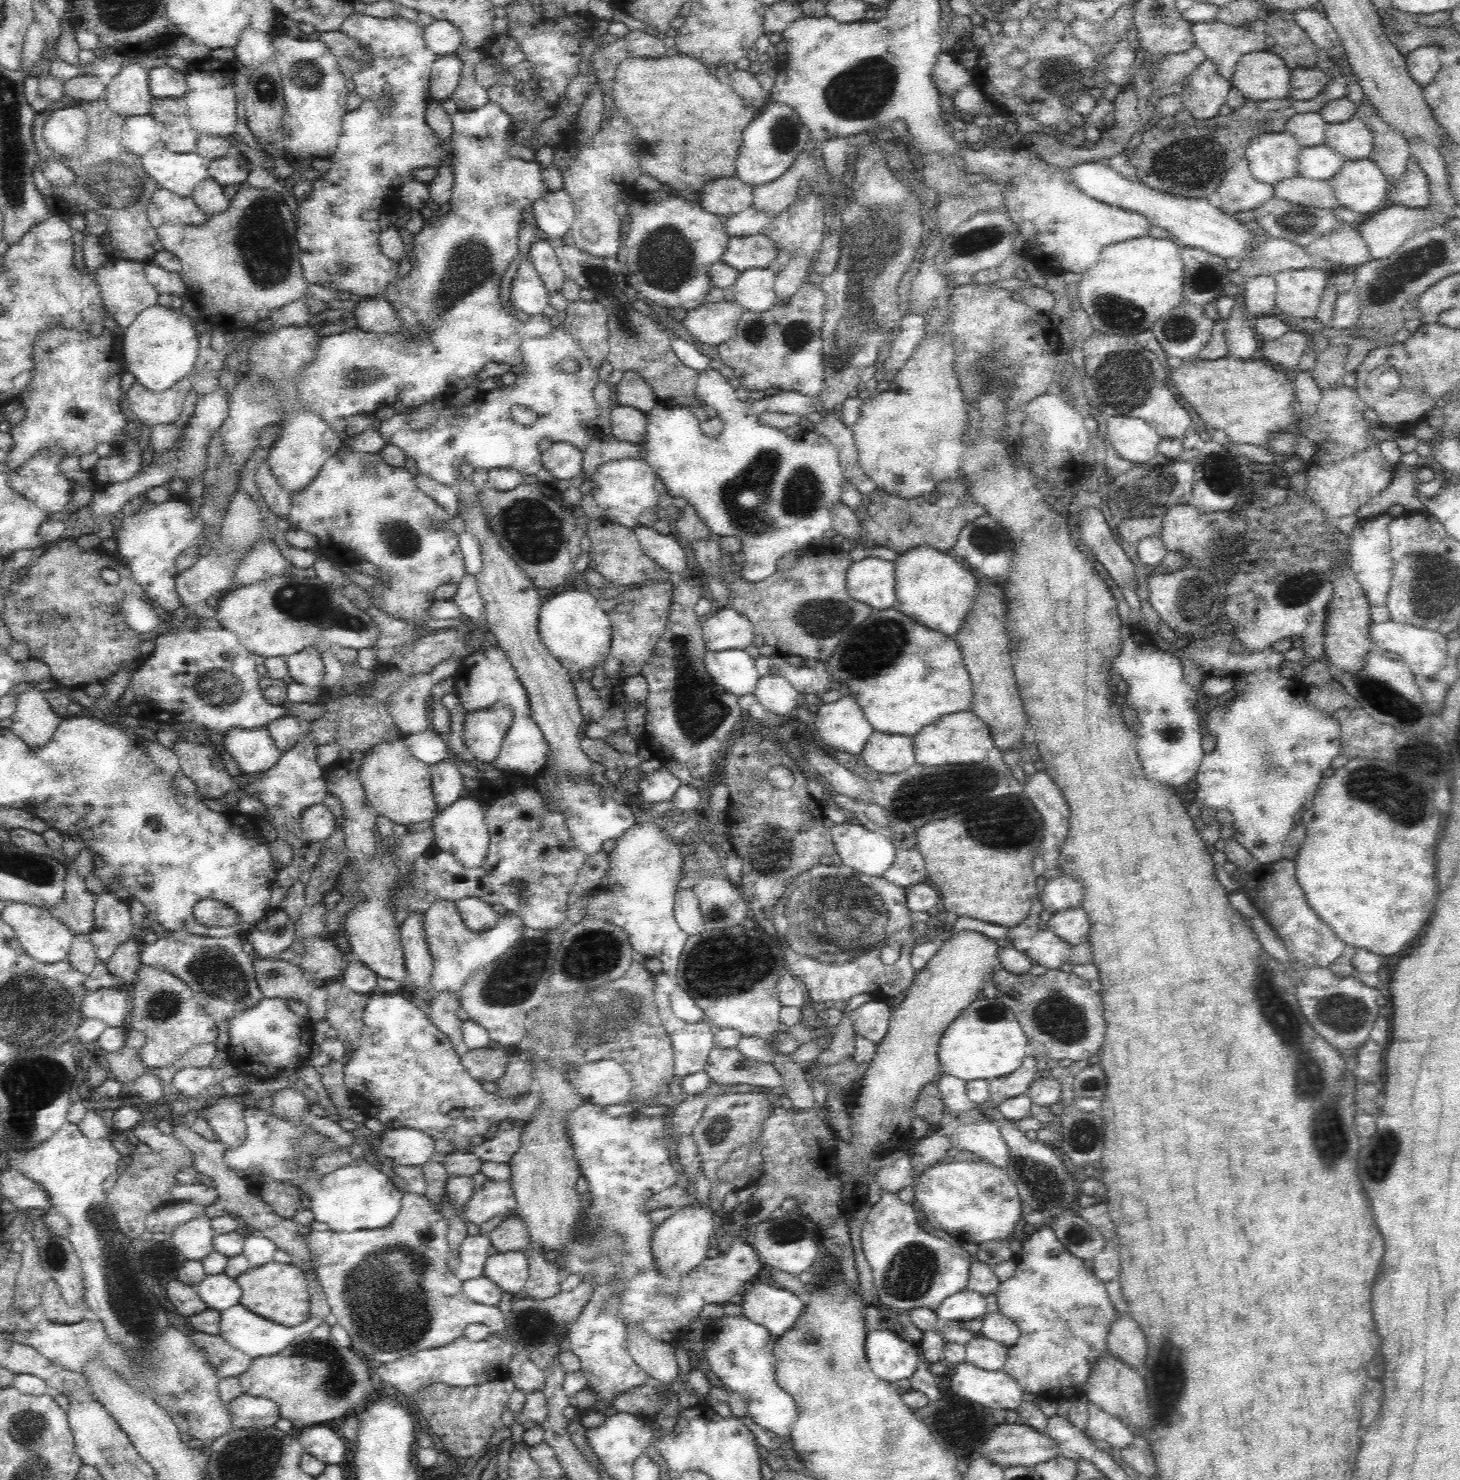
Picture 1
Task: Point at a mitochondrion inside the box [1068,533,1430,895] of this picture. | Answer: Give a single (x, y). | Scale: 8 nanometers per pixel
(1371, 784)

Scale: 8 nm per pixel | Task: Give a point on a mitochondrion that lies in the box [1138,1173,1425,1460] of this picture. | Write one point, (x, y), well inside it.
(1168, 1394)

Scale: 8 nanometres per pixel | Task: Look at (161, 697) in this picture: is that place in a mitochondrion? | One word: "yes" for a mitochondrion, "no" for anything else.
no

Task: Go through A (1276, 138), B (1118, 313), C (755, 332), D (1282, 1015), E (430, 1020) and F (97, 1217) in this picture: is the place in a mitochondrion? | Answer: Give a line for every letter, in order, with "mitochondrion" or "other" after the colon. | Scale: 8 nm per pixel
A: other
B: mitochondrion
C: mitochondrion
D: mitochondrion
E: other
F: mitochondrion

